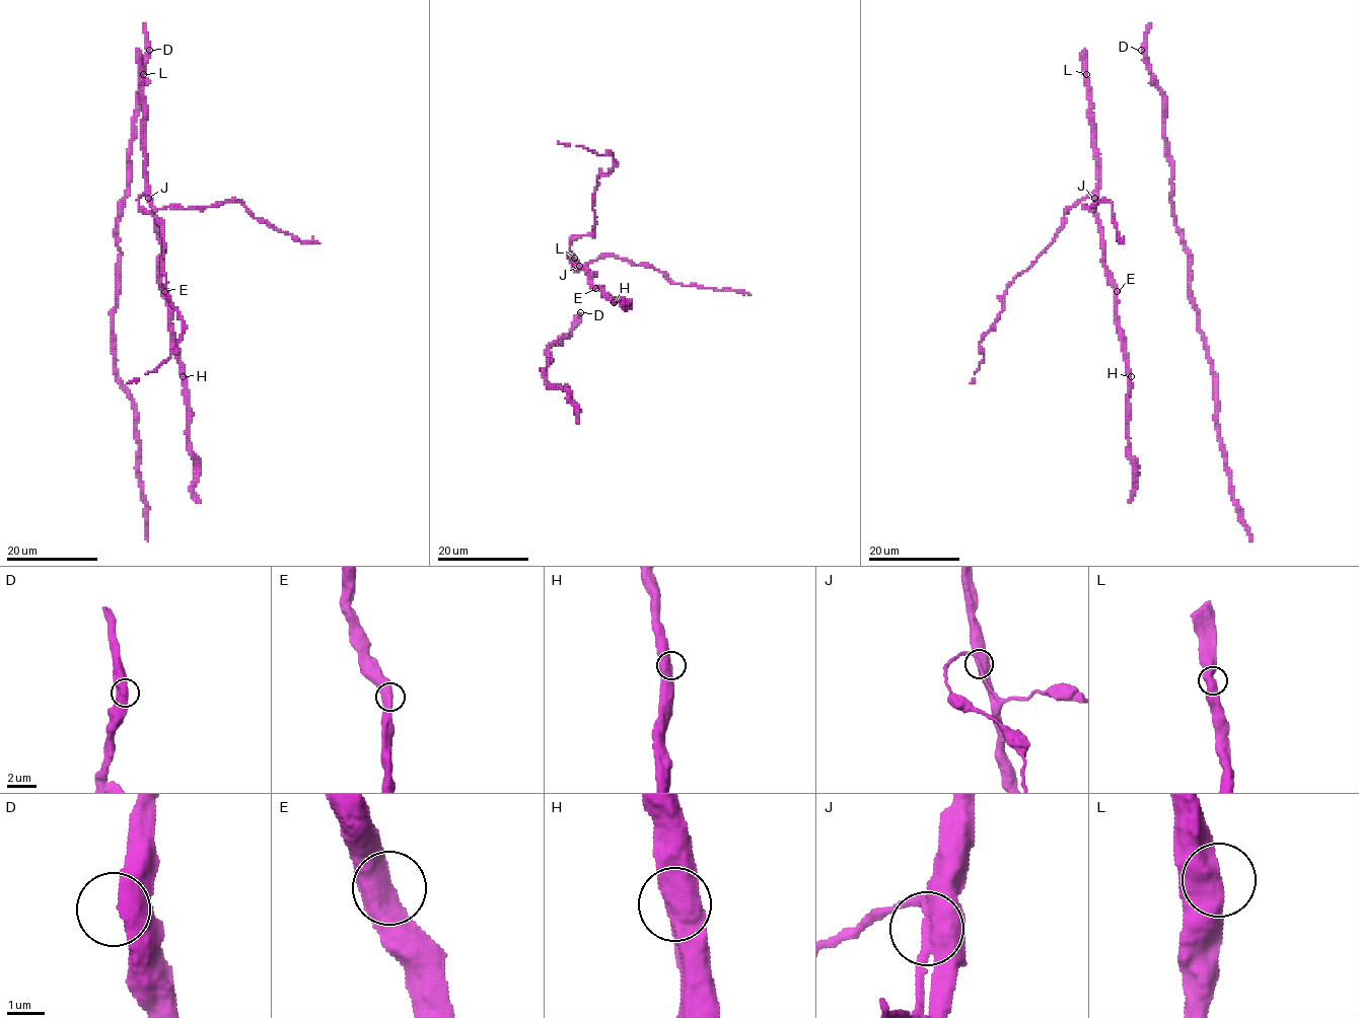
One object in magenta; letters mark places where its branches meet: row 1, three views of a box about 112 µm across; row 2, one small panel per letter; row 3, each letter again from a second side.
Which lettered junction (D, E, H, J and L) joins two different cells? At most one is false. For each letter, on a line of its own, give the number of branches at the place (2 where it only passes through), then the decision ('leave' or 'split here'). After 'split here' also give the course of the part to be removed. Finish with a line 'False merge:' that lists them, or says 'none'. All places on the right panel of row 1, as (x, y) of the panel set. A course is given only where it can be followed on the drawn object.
D: branches 2; leave
E: branches 2; leave
H: branches 2; leave
J: branches 3; leave
L: branches 2; leave
False merge: none

